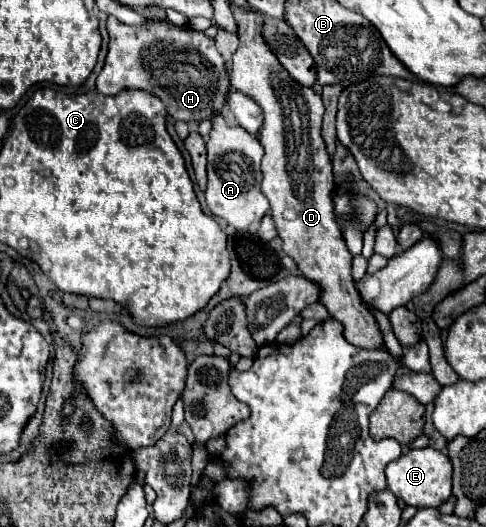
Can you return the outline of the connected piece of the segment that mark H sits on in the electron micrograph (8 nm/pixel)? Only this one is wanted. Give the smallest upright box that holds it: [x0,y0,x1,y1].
[96,16,230,122]

